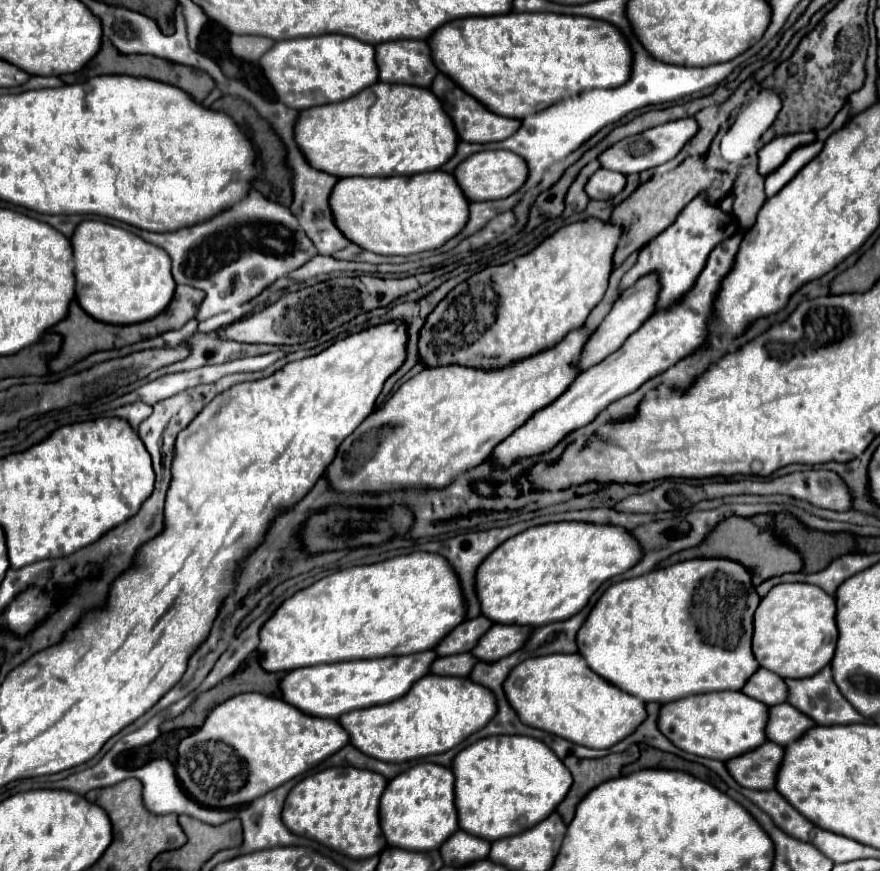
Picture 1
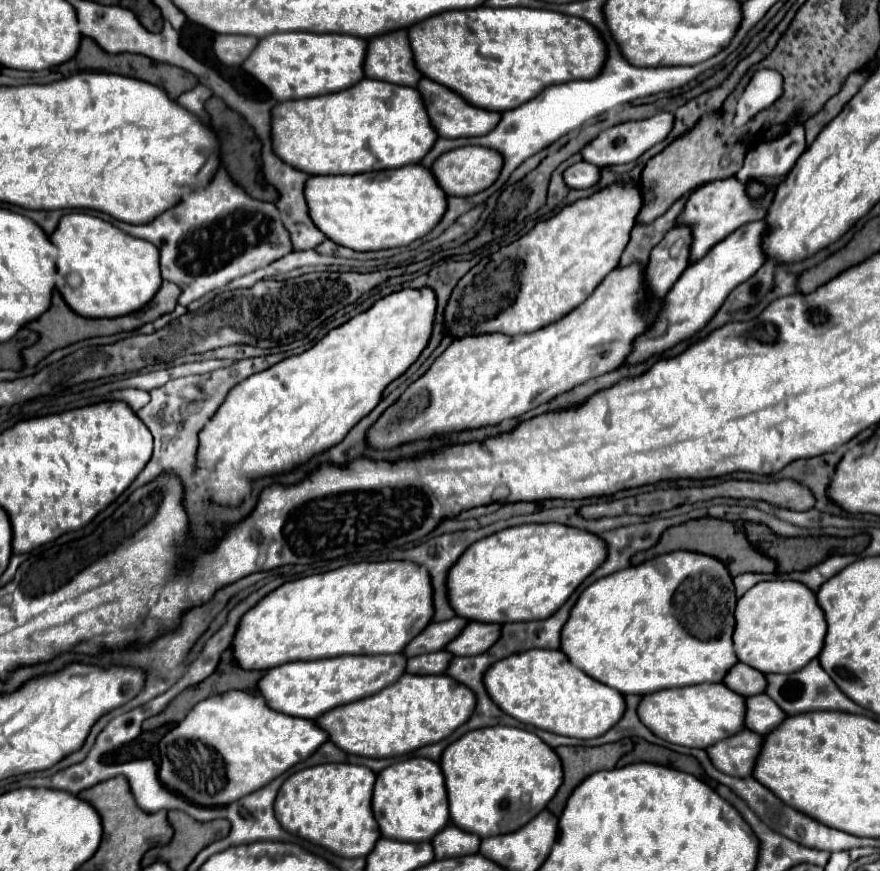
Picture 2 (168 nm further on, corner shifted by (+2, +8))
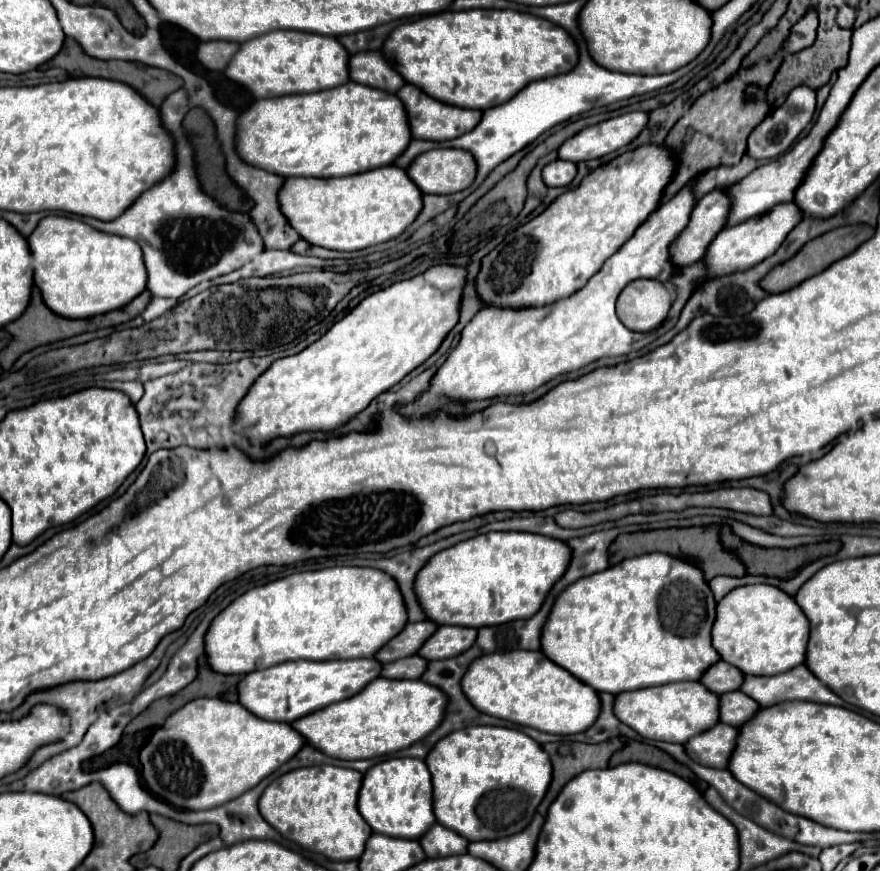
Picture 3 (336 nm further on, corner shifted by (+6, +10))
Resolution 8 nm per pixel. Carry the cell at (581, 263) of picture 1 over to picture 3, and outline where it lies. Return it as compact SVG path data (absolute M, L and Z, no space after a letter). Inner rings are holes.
M646 144L646 146L642 146L642 148L634 150L634 152L626 152L626 154L618 156L618 158L614 158L612 162L608 162L608 164L596 168L594 172L590 172L590 174L582 180L582 184L580 184L578 188L568 190L568 192L564 192L562 196L558 196L540 216L536 216L536 218L530 220L528 224L520 226L520 228L516 230L516 236L508 236L508 238L506 238L502 244L498 244L488 256L482 258L480 272L478 272L478 276L476 276L476 292L478 292L478 296L480 296L480 302L482 302L486 308L524 310L524 308L542 308L542 306L554 304L554 302L558 302L558 300L562 300L562 298L568 298L568 296L576 294L576 292L588 282L588 278L594 276L594 274L602 268L602 264L604 264L612 254L616 254L616 252L620 250L620 246L634 234L634 230L658 208L656 200L660 200L660 192L662 192L664 184L668 184L668 176L672 176L672 160L668 160L668 156L664 156L664 148L662 148L662 146L654 146L654 144Z

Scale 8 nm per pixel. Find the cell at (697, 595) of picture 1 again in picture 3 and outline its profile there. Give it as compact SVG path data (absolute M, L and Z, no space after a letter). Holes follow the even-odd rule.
M662 552L628 558L604 572L596 572L576 584L570 584L554 602L544 624L544 654L588 682L598 692L630 692L648 686L662 686L682 680L700 680L704 672L720 660L712 646L712 624L716 620L716 598L704 578L704 572L686 560Z

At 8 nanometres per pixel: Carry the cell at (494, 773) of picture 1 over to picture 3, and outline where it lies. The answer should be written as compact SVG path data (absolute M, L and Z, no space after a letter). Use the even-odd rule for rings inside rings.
M472 726L442 738L426 756L440 824L472 840L496 840L524 830L550 780L552 764L538 742L516 728Z

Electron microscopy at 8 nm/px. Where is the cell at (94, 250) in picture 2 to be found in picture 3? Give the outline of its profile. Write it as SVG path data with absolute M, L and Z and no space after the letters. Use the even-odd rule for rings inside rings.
M52 214L40 220L38 228L28 236L28 242L32 250L34 282L42 290L42 298L48 308L64 318L92 318L112 310L120 310L146 290L148 276L144 268L144 252L140 244L130 238L96 230L82 220Z

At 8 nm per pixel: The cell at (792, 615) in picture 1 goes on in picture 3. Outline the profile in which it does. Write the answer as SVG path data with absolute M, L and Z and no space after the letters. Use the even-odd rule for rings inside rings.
M752 584L734 588L718 602L712 644L722 660L740 668L744 674L772 676L784 672L806 658L810 624L794 596L768 584Z

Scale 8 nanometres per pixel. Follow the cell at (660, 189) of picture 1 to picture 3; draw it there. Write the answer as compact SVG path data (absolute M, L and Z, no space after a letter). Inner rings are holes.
M808 12L802 20L798 20L794 24L794 28L790 32L790 38L788 38L788 44L782 48L782 52L780 52L780 56L776 56L776 60L760 62L760 64L756 64L748 70L736 72L732 80L724 82L724 86L718 86L718 88L708 90L706 94L702 94L692 104L692 108L672 126L672 130L666 136L664 146L672 152L672 158L676 160L676 174L672 176L670 184L664 188L660 204L674 198L684 188L684 184L690 182L690 178L696 178L698 174L708 172L708 170L718 168L718 166L734 166L742 160L742 156L746 152L746 140L748 140L750 132L770 112L770 108L768 108L768 104L764 104L764 100L756 100L756 102L744 102L742 100L742 94L744 94L746 86L754 82L760 88L766 88L772 82L772 76L774 76L776 68L780 66L780 60L782 60L784 54L804 50L804 48L814 44L816 28L818 28L816 12Z

